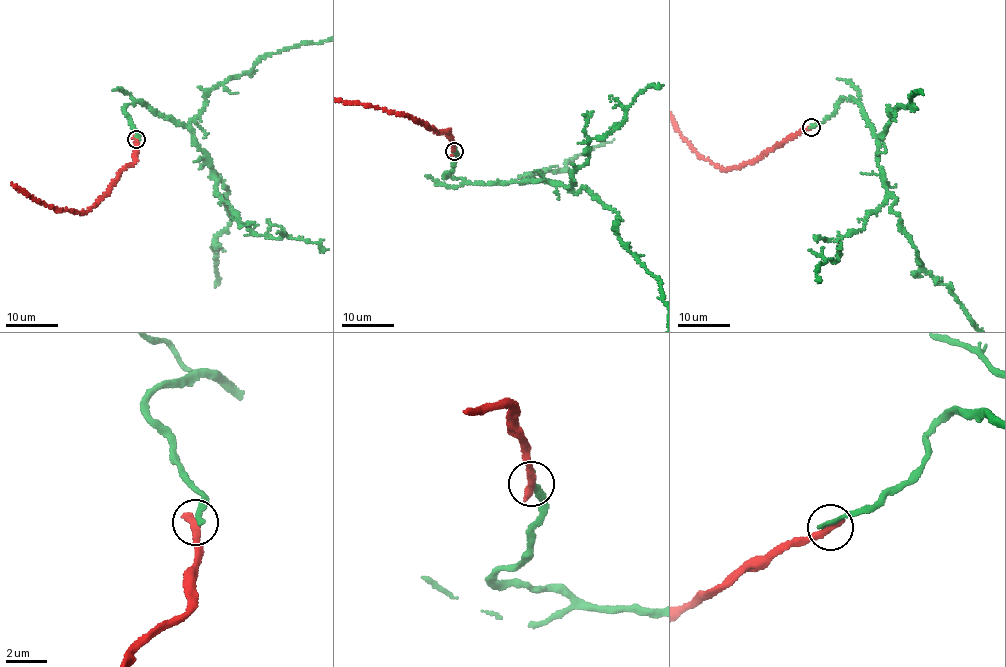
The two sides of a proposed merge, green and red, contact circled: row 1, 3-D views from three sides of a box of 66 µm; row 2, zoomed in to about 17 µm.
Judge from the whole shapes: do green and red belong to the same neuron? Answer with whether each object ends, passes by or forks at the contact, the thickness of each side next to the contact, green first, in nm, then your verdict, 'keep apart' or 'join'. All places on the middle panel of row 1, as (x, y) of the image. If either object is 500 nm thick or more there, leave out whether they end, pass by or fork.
green ends there; red ends there; 300 nm thick on the green side, 460 nm on the other; keep apart

